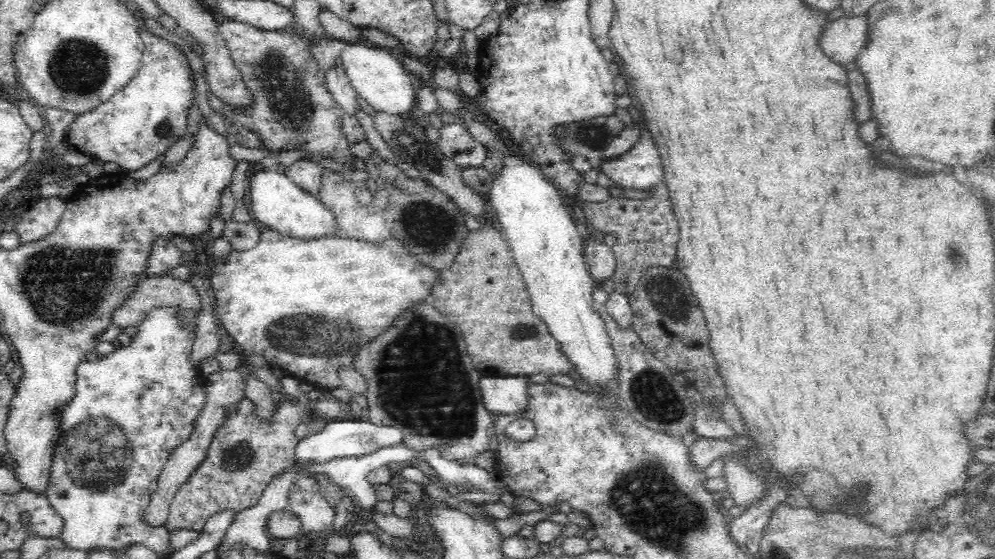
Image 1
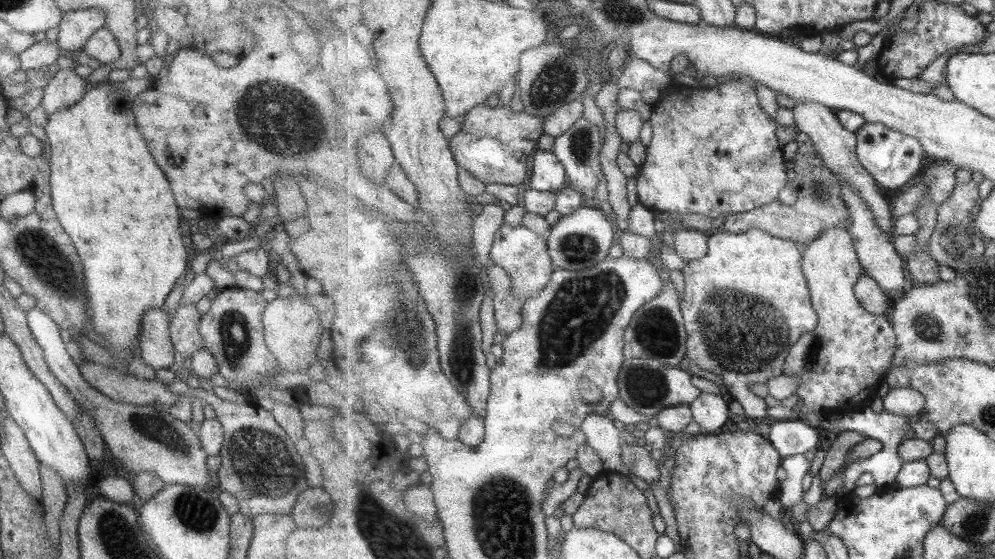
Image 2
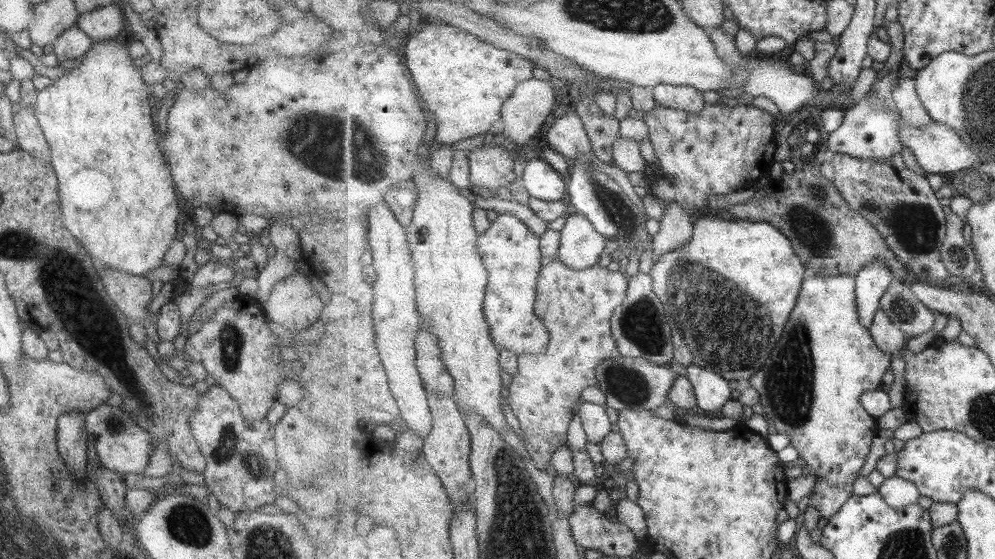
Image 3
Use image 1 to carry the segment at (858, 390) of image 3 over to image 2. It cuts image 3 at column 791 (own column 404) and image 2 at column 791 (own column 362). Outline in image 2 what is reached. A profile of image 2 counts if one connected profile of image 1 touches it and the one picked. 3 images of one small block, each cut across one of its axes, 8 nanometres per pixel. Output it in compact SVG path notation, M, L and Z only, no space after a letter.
M830 228L817 240L803 248L803 272L807 277L812 294L812 304L818 312L819 322L814 331L803 335L793 347L789 348L784 374L798 376L801 384L796 394L803 405L807 407L806 415L817 415L823 419L825 415L852 408L861 411L869 407L875 398L882 395L882 387L886 374L892 368L898 351L898 336L890 321L890 314L877 316L869 312L861 303L855 292L855 287L863 275L862 264L854 237L847 229Z

